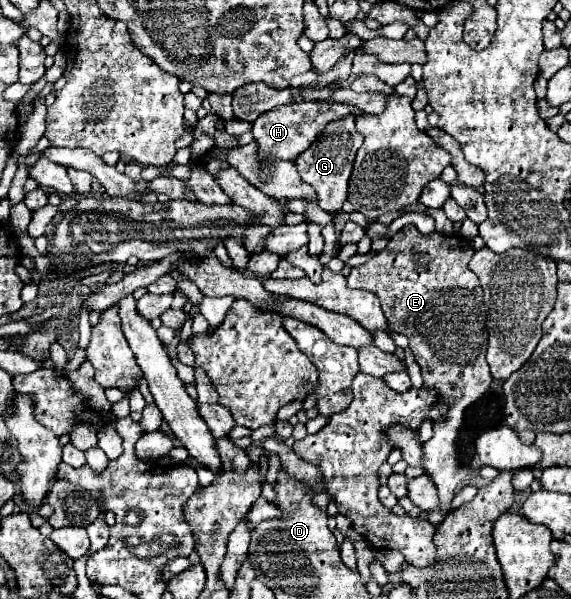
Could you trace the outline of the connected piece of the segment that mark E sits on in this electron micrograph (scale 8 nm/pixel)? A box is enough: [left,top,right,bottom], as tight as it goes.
[347,225,493,525]

